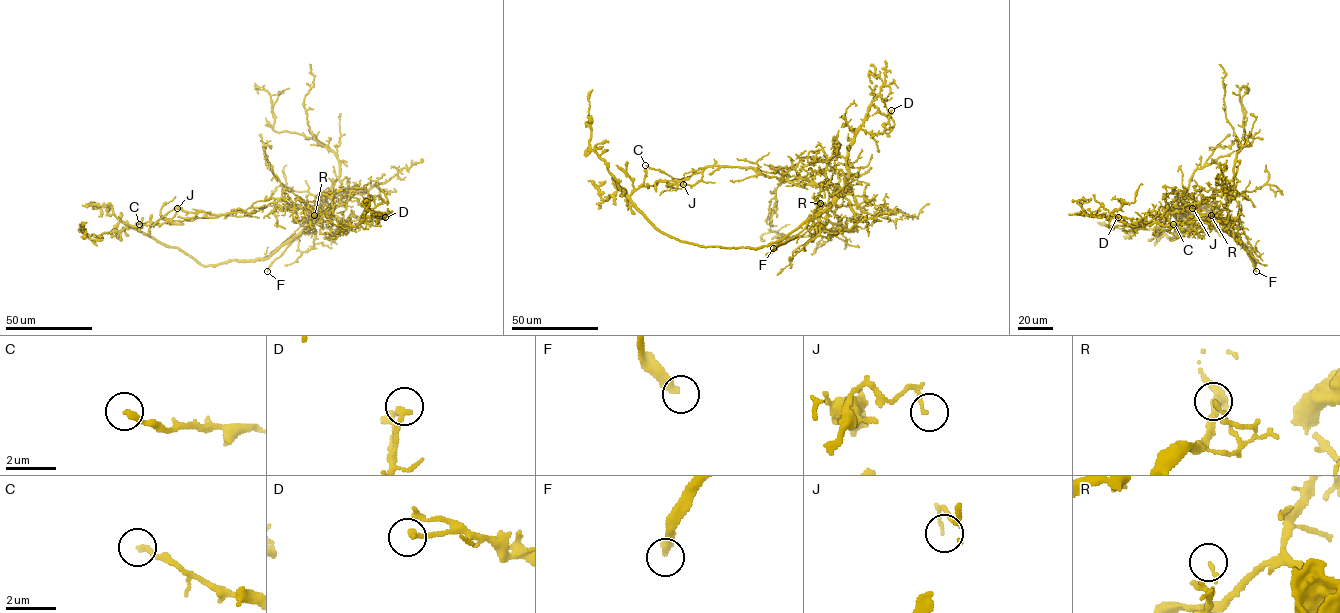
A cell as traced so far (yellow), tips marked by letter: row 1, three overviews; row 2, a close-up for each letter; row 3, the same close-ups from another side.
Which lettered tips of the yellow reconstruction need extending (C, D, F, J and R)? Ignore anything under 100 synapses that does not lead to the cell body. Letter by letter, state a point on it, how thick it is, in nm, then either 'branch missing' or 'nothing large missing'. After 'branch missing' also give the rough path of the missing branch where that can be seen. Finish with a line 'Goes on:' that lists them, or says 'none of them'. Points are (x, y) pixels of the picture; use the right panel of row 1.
C: (1173, 224) | 220 nm | nothing large missing
D: (1118, 217) | 240 nm | nothing large missing
F: (1256, 271) | 320 nm | branch missing
J: (1192, 208) | 70 nm | nothing large missing
R: (1211, 215) | 120 nm | nothing large missing
Goes on: F

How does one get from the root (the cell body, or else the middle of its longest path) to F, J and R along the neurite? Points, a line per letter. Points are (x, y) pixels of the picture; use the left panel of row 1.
F: (274, 253), (300, 234), (267, 271)
J: (274, 253), (329, 212), (314, 208), (286, 209), (272, 203), (250, 213), (217, 215), (177, 208)
R: (274, 253), (309, 226), (317, 218), (314, 215)

